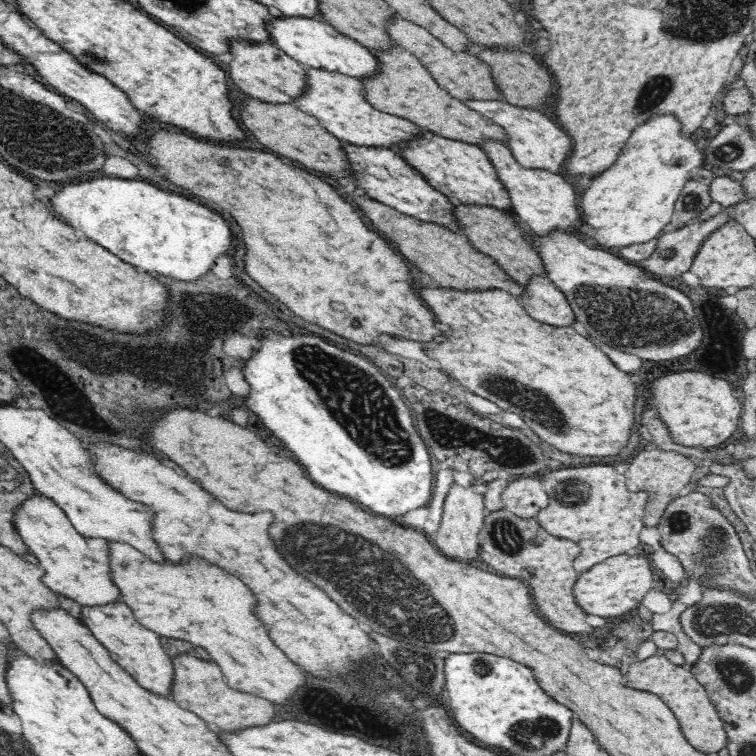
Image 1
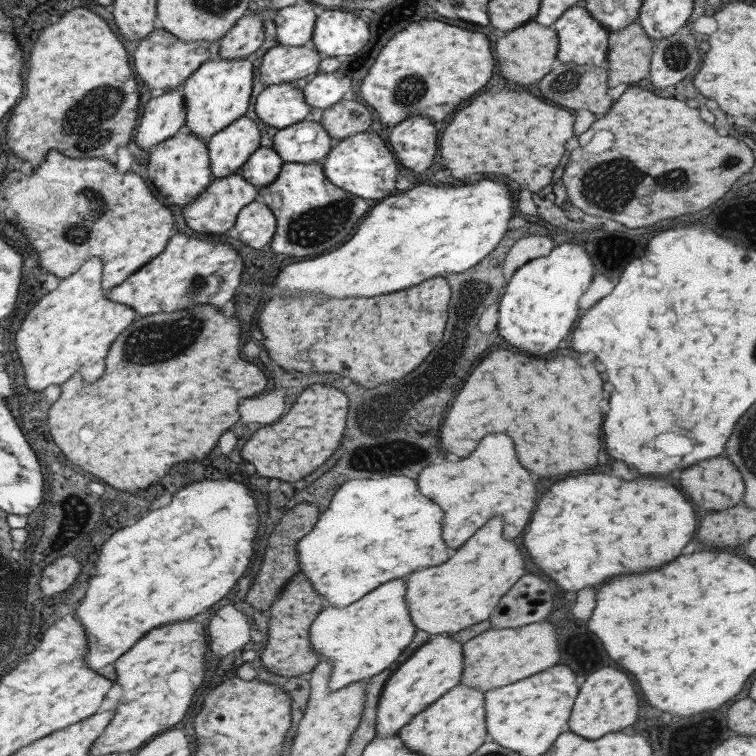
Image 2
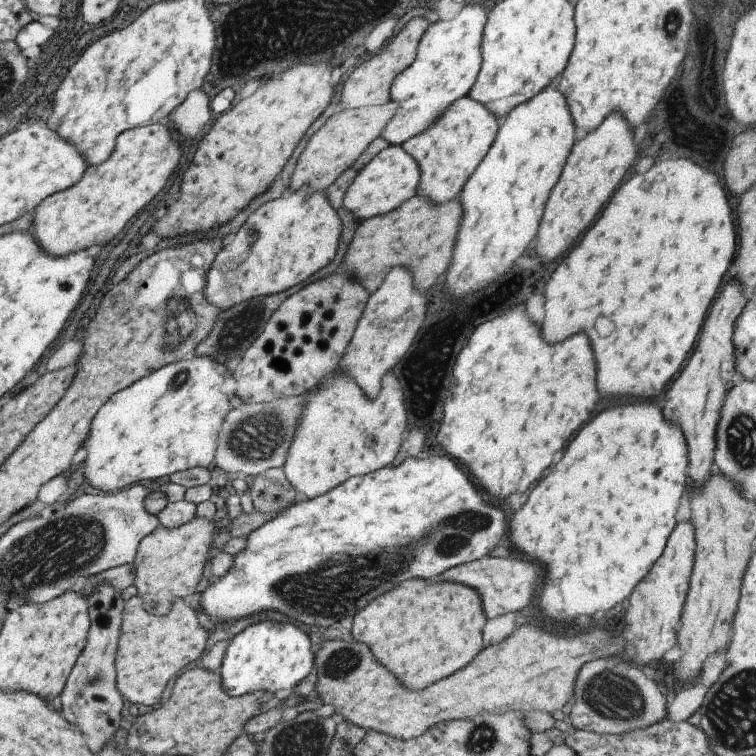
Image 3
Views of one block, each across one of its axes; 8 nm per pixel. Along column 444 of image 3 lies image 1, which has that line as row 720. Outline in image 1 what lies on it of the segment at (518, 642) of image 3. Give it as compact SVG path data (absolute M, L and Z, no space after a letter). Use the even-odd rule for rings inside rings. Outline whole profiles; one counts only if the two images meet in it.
M654 655L630 663L623 680L624 684L630 688L658 695L676 716L680 723L680 731L696 750L710 754L726 746L724 723L710 702L706 689L696 680L690 670L684 670L664 655Z

